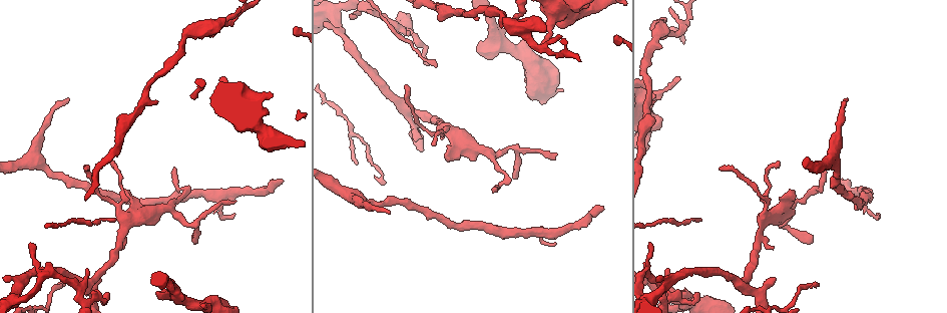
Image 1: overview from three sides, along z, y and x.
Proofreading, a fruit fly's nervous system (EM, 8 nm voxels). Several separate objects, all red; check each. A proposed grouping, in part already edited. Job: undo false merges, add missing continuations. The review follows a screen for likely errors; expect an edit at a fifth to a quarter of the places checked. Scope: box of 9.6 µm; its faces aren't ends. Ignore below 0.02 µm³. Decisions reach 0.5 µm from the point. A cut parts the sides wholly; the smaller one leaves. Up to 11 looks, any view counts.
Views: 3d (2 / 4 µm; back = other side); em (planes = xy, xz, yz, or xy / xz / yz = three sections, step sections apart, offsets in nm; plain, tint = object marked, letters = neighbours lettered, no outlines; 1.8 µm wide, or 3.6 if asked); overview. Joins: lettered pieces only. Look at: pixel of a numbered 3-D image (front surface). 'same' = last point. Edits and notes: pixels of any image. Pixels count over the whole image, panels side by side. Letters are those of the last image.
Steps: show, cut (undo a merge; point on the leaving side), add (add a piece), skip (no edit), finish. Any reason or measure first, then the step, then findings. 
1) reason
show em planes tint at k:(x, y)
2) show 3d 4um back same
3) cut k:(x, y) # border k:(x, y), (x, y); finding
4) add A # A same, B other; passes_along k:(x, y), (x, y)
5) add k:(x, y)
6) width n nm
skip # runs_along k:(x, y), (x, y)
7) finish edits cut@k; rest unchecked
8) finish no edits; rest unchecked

an open end
show em xz step 16 tint at 1:(220, 80)

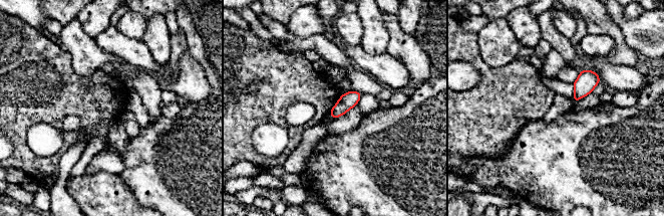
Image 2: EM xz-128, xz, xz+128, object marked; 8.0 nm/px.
show em planes letters same

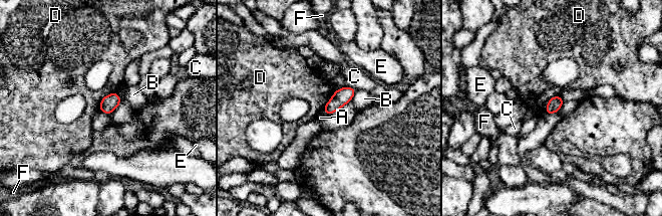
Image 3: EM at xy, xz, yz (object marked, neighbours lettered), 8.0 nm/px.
skip # A other, B other, C other, D other, E other, F other; border 3:(115, 91), (106, 94), (98, 108); none of them fits

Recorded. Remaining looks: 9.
thin end
show em 3.6um planes letters at 1:(555, 243)

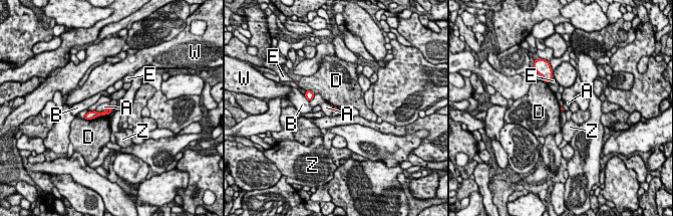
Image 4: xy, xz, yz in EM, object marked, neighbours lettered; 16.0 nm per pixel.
skip # A other, B other, D other, E other, W other, Z other; none of them fits

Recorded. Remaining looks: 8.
an open end
show 3d 4um at 1:(810, 241)

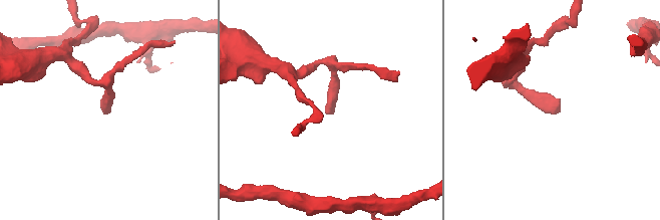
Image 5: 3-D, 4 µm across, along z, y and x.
show em 3.6um xy step 16 letters at 5:(556, 111)

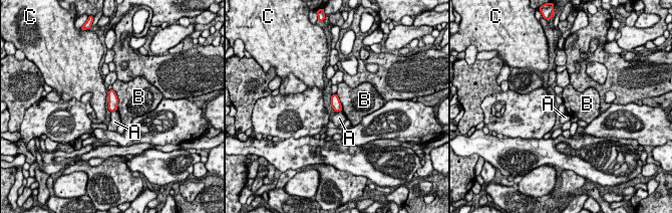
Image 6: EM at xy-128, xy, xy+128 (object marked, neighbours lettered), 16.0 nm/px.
another direction
show em 3.6um planes letters same

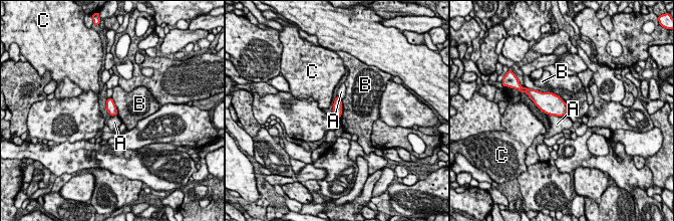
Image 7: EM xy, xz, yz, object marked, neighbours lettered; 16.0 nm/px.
skip # A other, B other, C other; border 7:(540, 108), (547, 114), (565, 116); none of them fits

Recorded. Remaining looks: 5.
branch stops here
show 3d 4um at 1:(843, 181)

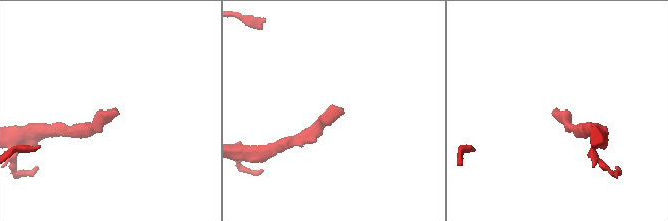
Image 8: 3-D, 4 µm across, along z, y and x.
show em planes letters at 8:(342, 110)

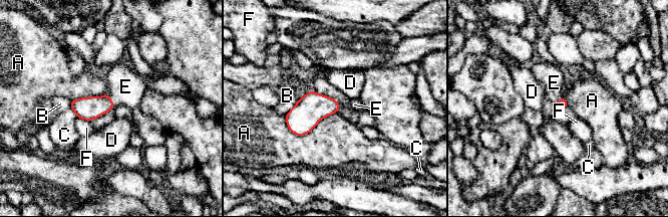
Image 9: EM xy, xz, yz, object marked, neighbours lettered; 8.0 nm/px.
add E # A other, B other, C other, D other, E same, F other; passes_along 9:(88, 109), (110, 99), (125, 86); the neuron continues

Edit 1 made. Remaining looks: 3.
show overview

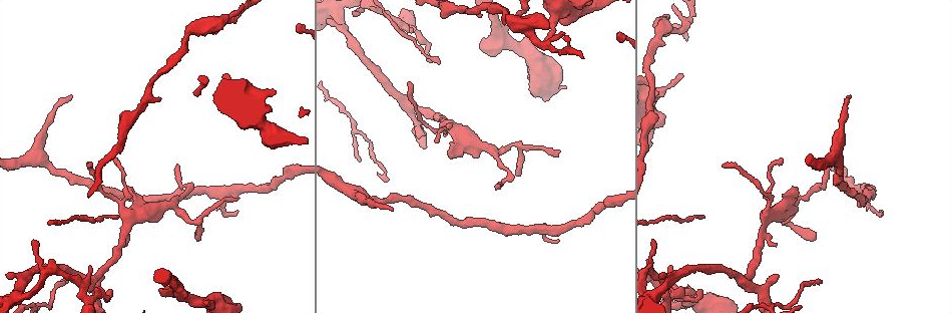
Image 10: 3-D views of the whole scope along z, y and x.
an open end
show em planes letters at 10:(777, 244)

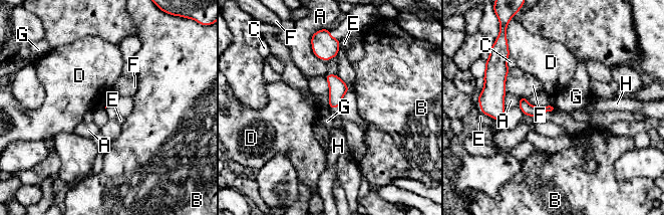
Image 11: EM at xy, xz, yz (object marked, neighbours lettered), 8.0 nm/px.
longest_contact A 200 nm
add H # A other, B other, C other, D other, E other, F other, G other, H same; it goes on there

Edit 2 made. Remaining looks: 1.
finish edits add@9, add@11; rest unchecked

